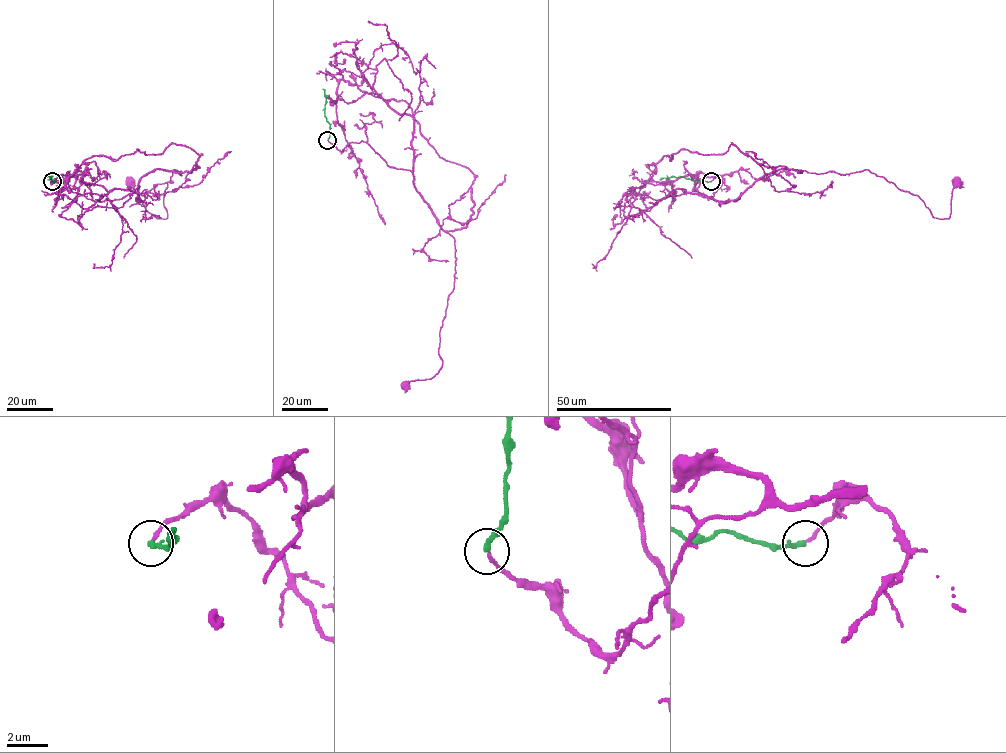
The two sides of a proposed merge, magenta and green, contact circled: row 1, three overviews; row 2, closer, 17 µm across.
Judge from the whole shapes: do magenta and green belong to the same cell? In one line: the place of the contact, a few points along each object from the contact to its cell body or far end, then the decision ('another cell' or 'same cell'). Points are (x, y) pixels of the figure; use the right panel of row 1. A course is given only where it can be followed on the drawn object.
place (711, 181); course magenta (711, 181), (722, 183), (712, 199), (736, 201), (780, 169), (869, 170), (948, 219), (956, 181); course green (711, 181), (678, 177), (659, 179); same cell

